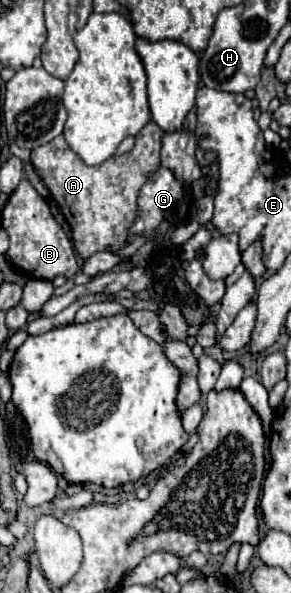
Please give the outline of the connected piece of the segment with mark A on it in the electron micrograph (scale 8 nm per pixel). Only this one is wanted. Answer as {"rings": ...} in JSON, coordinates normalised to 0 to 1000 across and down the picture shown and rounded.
{"rings":[[[512,204],[471,228],[464,248],[443,258],[388,261],[347,278],[306,282],[292,278],[223,241],[216,228],[182,234],[162,245],[120,248],[107,255],[107,272],[134,298],[148,302],[162,319],[175,322],[203,356],[244,383],[244,400],[278,437],[313,433],[361,417],[388,423],[430,417],[430,400],[443,379],[464,373],[471,325],[505,302],[512,288],[546,282],[546,255],[553,255],[553,228],[560,221],[533,204]]]}

